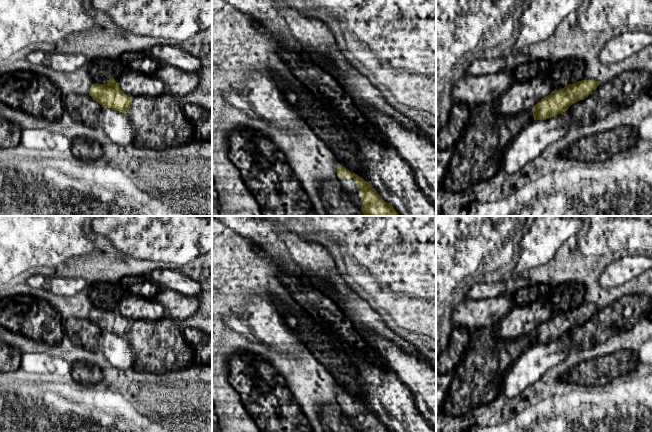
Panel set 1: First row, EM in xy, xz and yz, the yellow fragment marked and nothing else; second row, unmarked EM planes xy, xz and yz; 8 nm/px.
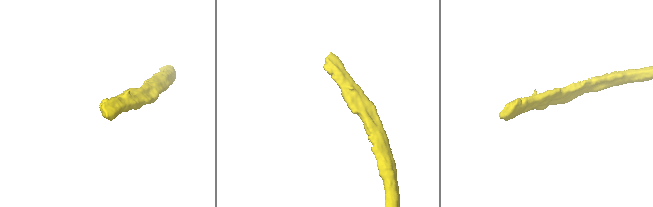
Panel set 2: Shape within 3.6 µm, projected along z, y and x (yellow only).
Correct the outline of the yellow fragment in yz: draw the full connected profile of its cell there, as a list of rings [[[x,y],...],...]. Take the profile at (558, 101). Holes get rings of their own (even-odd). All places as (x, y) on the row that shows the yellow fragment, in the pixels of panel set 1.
[[[582,80],[552,91],[542,98],[532,109],[534,120],[546,120],[567,111],[569,107],[588,97],[599,86],[594,80]]]

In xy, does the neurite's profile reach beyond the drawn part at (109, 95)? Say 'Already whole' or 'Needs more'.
Already whole

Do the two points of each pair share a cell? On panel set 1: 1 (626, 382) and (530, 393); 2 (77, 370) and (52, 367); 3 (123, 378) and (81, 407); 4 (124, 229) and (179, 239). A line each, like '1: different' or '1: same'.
1: different
2: different
3: different
4: same

